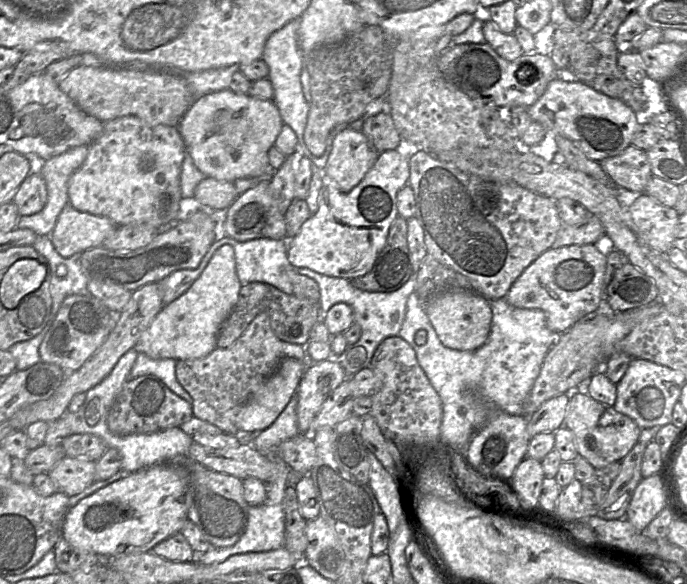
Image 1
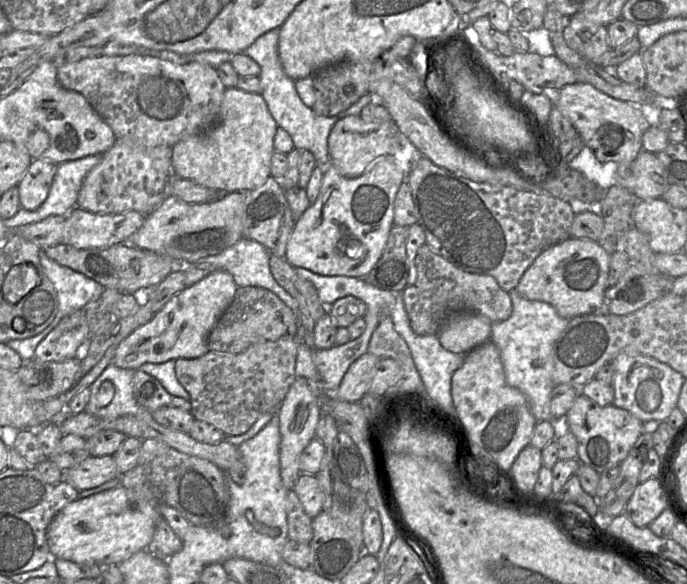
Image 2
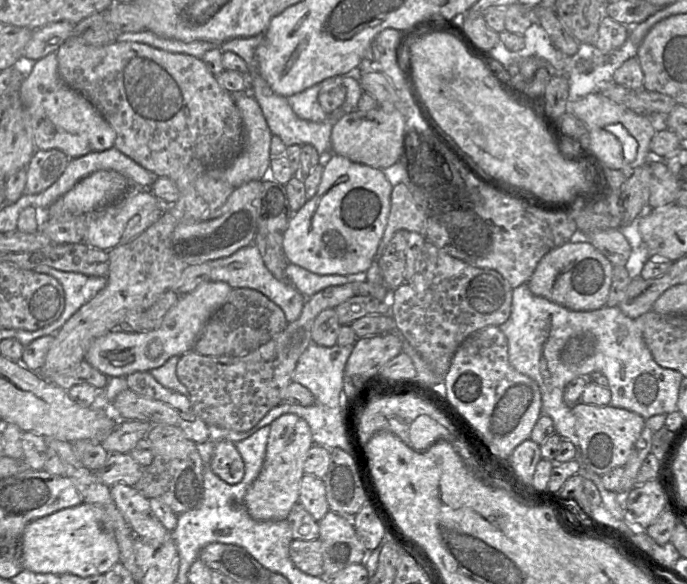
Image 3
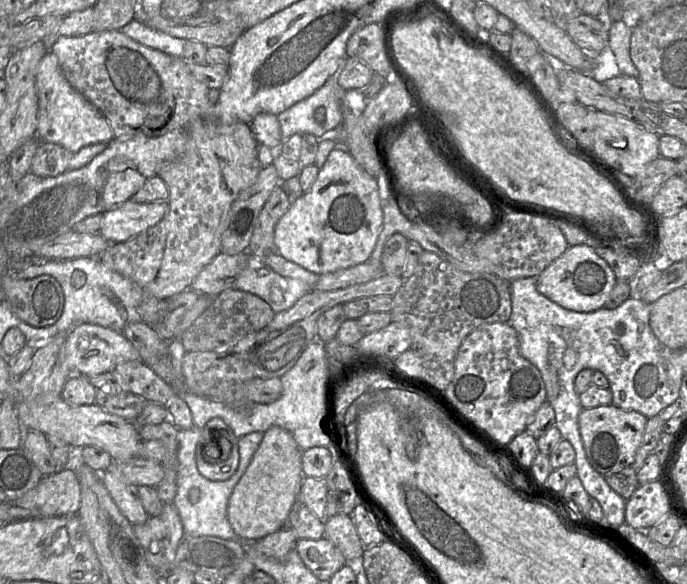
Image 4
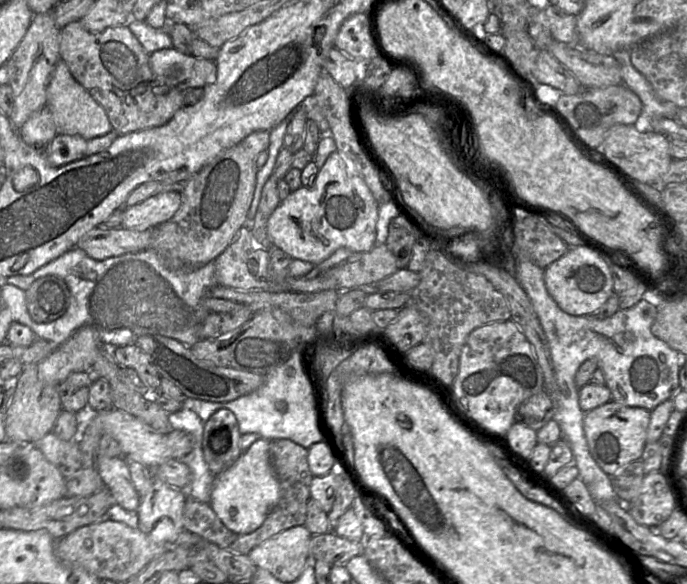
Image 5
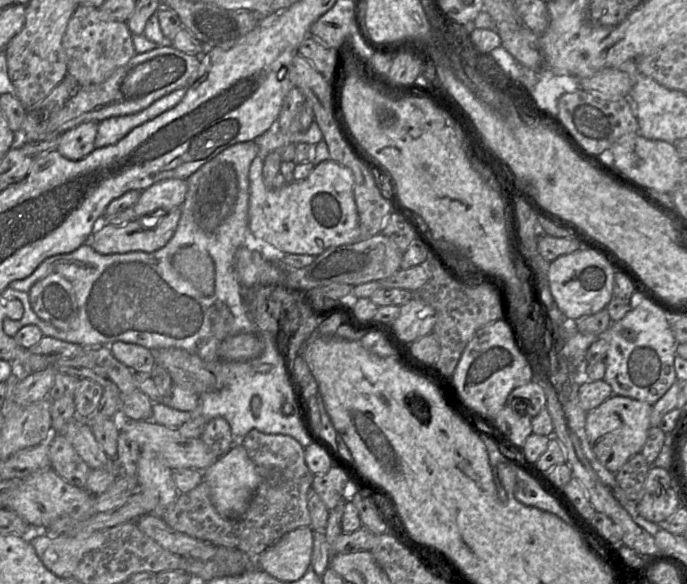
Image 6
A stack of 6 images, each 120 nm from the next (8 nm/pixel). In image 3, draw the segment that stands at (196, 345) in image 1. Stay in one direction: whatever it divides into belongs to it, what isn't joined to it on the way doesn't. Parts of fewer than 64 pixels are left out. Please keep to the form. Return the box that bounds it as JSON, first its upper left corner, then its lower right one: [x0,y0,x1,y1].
[84,281,232,377]

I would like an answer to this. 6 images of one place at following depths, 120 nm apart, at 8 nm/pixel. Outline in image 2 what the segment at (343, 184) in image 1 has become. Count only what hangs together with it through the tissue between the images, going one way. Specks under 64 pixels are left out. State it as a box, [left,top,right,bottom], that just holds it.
[328,116,402,178]

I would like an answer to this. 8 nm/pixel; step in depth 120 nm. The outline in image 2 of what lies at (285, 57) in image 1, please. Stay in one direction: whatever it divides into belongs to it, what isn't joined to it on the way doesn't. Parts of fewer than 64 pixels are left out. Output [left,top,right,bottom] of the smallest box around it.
[243,29,377,164]

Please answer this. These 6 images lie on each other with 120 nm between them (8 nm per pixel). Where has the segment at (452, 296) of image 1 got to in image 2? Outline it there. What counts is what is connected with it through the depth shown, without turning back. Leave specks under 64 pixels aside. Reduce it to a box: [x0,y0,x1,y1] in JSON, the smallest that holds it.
[438,312,492,354]

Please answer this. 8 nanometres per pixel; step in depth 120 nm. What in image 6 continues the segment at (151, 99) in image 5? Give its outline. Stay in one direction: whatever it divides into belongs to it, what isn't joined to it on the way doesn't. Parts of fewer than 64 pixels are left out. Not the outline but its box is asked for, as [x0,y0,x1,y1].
[62,5,137,87]

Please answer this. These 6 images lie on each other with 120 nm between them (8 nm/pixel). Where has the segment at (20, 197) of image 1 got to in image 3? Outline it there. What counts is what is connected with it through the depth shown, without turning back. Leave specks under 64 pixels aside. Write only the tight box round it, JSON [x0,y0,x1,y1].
[24,150,70,194]

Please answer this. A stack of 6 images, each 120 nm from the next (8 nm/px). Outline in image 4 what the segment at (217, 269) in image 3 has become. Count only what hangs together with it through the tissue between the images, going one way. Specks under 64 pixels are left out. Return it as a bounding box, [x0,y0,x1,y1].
[234,254,312,313]

